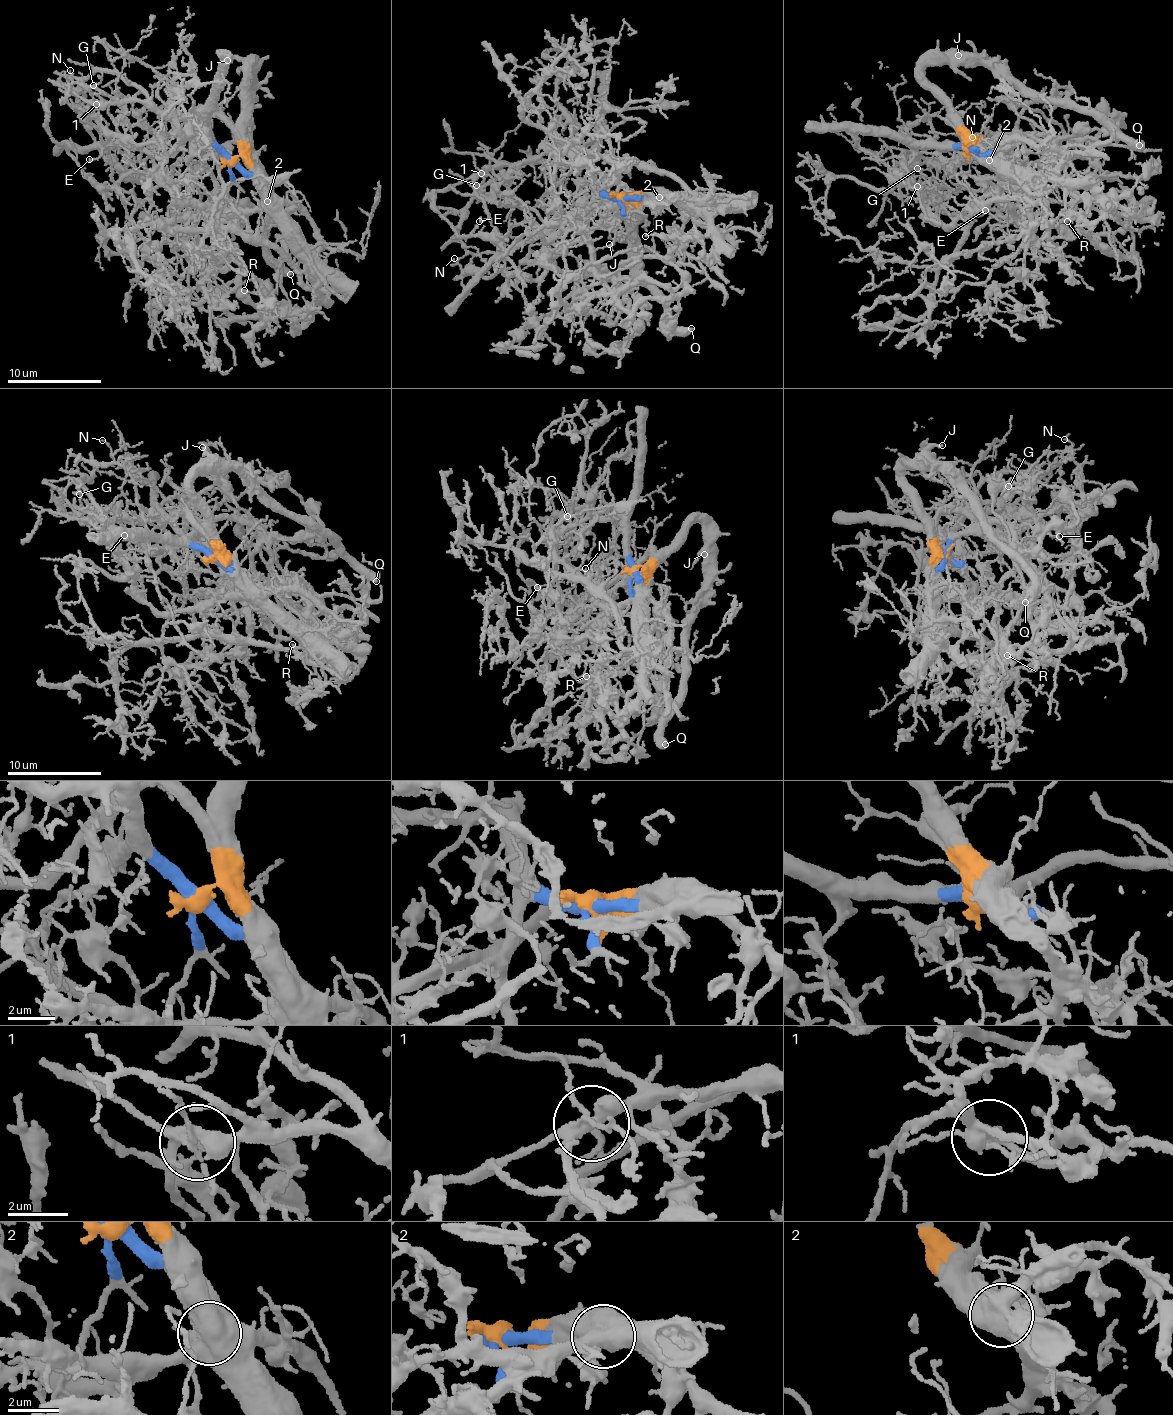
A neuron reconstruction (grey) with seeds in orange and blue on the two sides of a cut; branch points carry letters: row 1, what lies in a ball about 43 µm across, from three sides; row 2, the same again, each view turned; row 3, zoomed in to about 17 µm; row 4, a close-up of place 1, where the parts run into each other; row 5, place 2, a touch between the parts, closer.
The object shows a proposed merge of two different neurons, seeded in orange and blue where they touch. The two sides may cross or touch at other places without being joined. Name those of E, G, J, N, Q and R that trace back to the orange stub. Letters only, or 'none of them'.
J, Q, R

